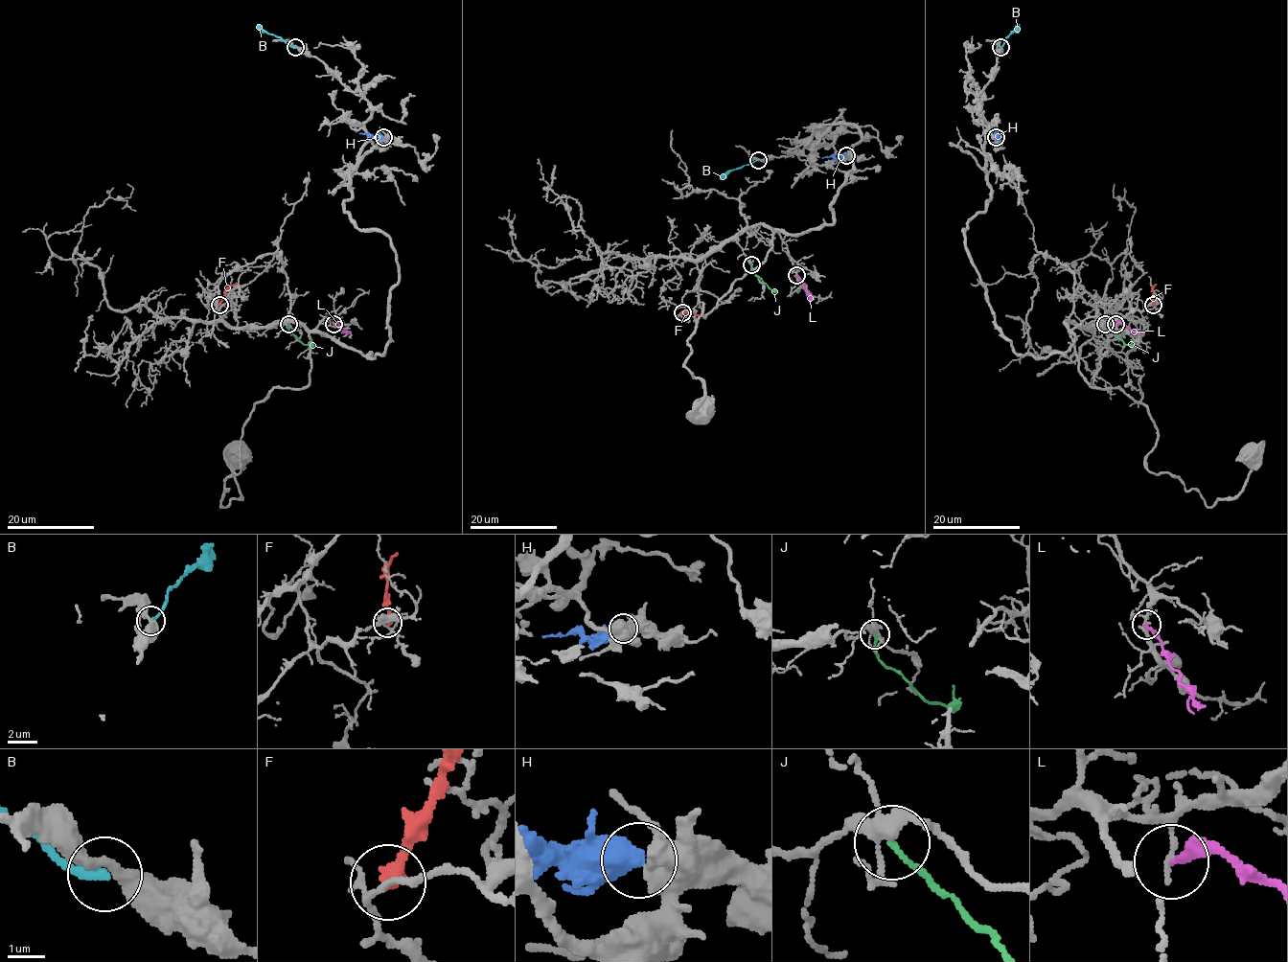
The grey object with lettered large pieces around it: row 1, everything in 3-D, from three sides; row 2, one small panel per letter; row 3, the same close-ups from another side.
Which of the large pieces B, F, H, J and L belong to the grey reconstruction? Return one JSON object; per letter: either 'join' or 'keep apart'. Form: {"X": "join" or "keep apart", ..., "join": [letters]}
{"B": "keep apart", "F": "keep apart", "H": "keep apart", "J": "keep apart", "L": "keep apart", "join": []}

